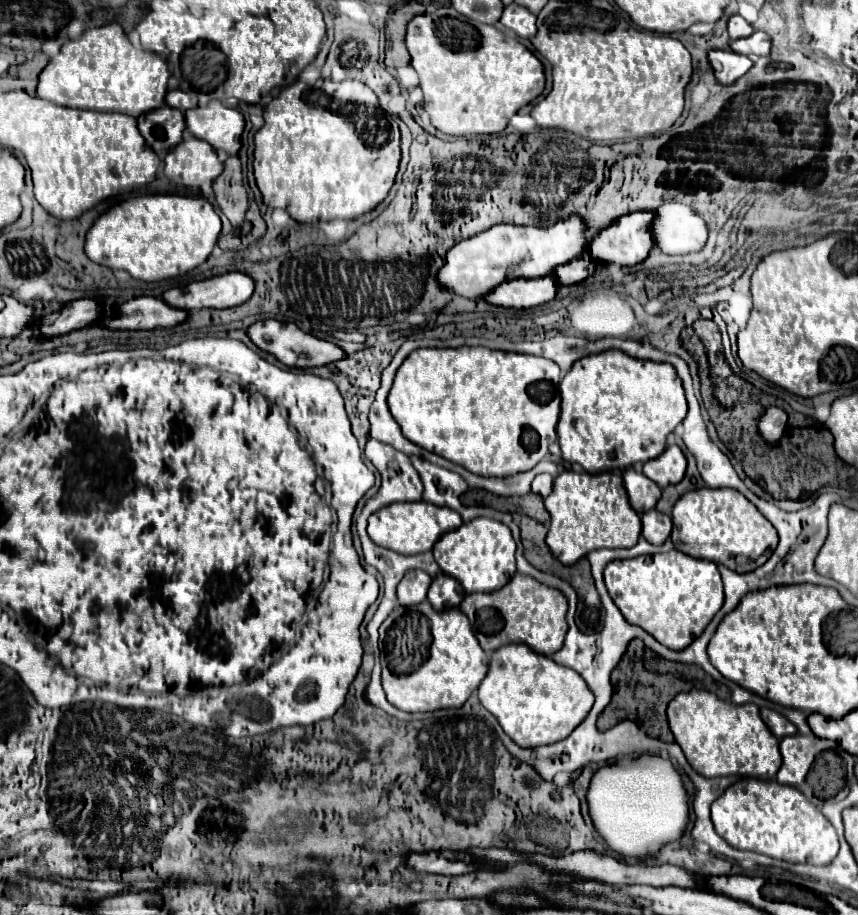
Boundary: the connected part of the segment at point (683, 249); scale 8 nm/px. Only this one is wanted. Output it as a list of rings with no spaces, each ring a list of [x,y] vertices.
[[[666,202],[654,210],[652,242],[664,254],[688,254],[706,244],[704,220],[688,206]]]

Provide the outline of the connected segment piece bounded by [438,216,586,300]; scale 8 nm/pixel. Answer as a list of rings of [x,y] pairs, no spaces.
[[[578,216],[560,220],[550,228],[496,224],[468,240],[458,242],[452,250],[448,250],[446,264],[438,272],[438,280],[444,288],[478,300],[506,280],[548,276],[556,266],[570,262],[586,250],[582,230],[584,222]]]

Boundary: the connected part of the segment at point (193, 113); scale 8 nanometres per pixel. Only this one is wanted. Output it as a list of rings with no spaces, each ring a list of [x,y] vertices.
[[[212,100],[208,106],[186,110],[186,128],[198,138],[212,144],[216,150],[224,150],[228,156],[236,156],[240,150],[240,136],[244,130],[244,118],[238,110],[226,108],[220,100]]]

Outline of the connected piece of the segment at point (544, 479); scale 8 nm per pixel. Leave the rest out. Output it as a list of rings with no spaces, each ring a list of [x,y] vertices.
[[[538,474],[532,482],[532,492],[546,498],[552,492],[552,476],[550,474]]]

